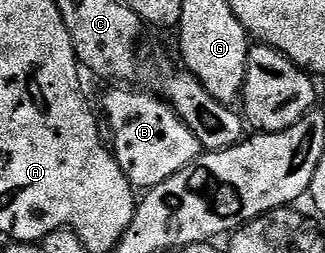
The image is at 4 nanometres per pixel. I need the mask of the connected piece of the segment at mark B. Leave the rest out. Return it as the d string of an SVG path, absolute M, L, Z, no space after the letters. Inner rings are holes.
M120 89L124 91L112 91L104 99L104 111L108 114L106 127L112 130L110 135L110 147L114 152L122 173L132 182L133 188L147 189L156 187L162 181L174 177L190 161L197 159L202 154L200 141L196 134L180 120L175 109L168 104L159 94L148 89Z

